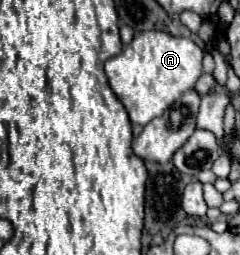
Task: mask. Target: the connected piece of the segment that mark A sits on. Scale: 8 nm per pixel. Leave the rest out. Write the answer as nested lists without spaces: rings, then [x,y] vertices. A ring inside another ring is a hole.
[[[142,31],[120,55],[106,61],[104,71],[112,91],[126,107],[130,121],[146,125],[196,85],[202,75],[202,55],[202,49],[192,39],[174,37],[164,31]]]

